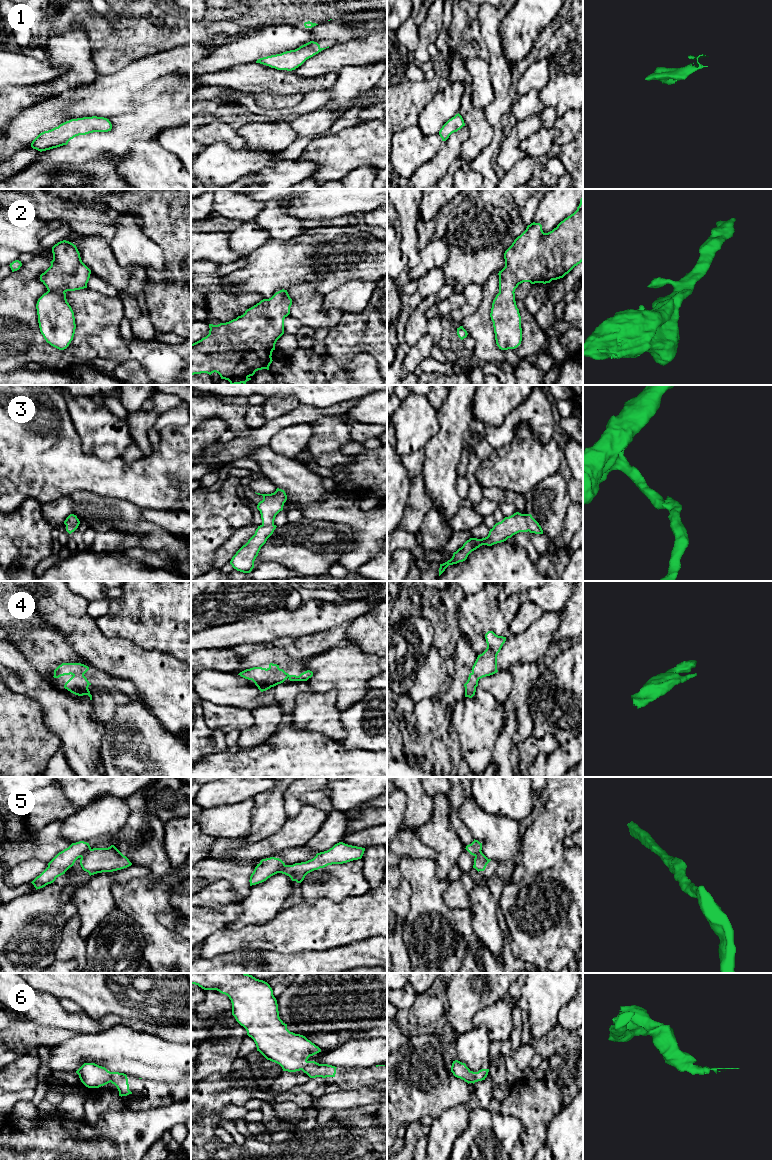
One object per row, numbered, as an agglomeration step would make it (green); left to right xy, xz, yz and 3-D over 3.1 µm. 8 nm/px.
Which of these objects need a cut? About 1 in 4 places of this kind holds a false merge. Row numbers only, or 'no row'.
5

